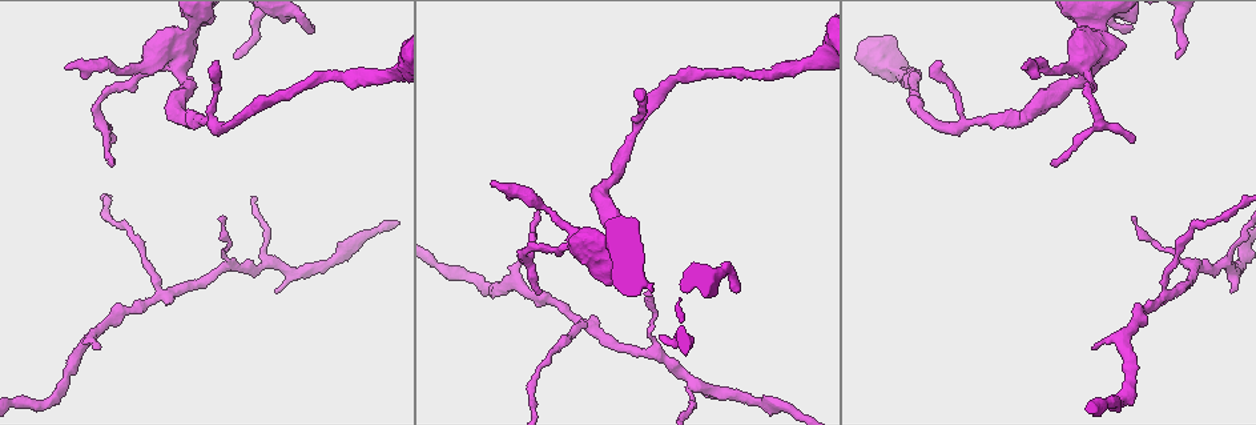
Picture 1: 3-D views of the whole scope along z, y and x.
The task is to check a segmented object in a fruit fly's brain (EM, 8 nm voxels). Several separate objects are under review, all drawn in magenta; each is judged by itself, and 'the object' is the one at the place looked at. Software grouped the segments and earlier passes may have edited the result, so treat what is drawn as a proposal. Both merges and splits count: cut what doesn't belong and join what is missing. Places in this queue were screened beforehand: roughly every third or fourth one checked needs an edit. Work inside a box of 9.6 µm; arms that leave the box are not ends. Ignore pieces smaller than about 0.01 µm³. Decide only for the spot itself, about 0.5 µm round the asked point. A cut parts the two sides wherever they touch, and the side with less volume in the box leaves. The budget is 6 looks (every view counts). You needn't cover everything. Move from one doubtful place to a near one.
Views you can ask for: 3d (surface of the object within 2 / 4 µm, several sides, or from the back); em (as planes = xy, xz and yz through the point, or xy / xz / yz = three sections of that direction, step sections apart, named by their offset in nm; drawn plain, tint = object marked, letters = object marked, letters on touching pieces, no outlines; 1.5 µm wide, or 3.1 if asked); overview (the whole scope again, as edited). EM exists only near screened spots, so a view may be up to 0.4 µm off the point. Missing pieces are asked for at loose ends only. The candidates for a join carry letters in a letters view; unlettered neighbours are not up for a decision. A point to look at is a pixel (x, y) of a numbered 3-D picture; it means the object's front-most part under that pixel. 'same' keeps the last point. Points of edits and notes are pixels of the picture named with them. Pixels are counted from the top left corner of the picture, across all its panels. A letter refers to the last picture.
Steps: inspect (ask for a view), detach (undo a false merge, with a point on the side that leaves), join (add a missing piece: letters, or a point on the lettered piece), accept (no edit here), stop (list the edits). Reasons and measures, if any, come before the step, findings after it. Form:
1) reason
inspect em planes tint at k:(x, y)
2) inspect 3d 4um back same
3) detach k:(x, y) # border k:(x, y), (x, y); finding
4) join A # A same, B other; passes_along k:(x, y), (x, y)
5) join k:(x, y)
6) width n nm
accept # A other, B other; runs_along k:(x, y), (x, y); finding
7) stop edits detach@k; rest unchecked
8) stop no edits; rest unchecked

thick end
inspect em planes letters at 1:(710, 295)

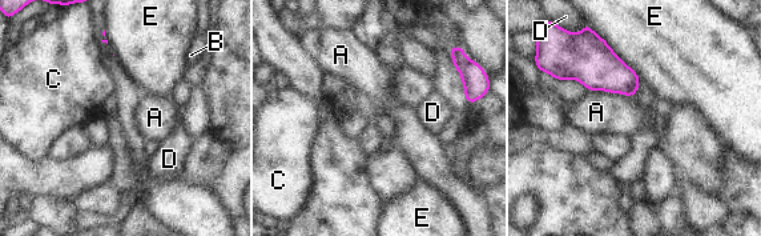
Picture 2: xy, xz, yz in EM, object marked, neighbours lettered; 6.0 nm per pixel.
width 220 nm
accept # A other, B other, C other, D other, E other; border 2:(77, 2), (87, 3); none of them fits

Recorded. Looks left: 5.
free end
inspect 3d 4um at 1:(937, 60)

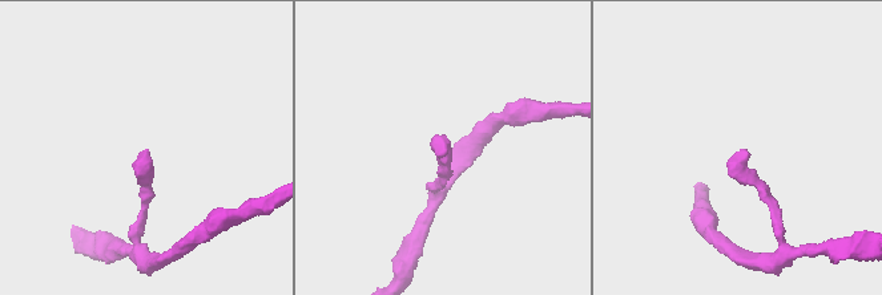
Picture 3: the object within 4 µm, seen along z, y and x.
inspect em planes letters at 3:(148, 149)

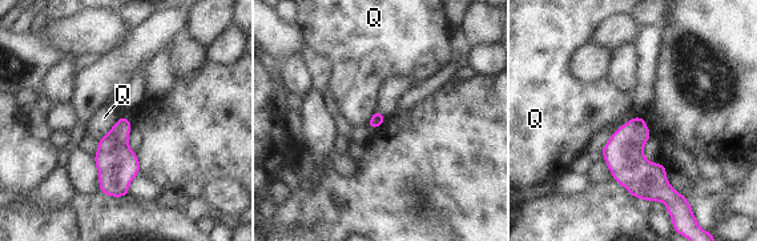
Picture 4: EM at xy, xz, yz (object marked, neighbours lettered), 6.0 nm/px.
accept # Q other; border 4:(120, 116), (97, 140); none of them fits

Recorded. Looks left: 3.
free end
inspect 3d 2um at 1:(1230, 292)

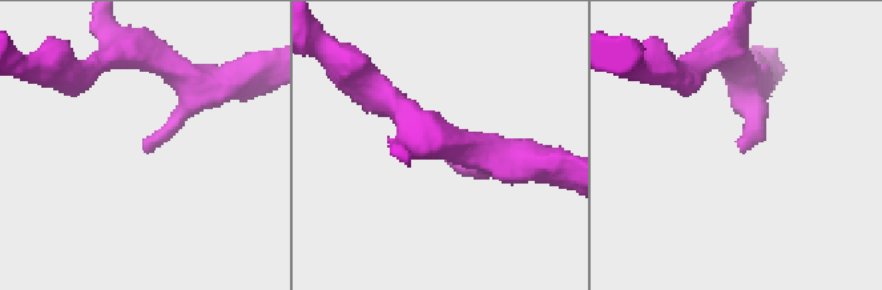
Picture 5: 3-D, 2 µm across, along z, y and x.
shape alone is not enough
inspect em xz step 4 letters at 5:(146, 144)

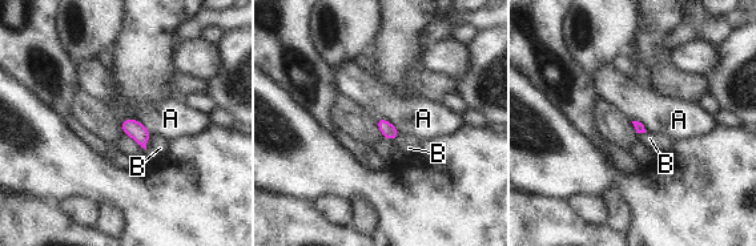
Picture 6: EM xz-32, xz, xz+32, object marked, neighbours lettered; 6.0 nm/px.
inspect em planes letters same

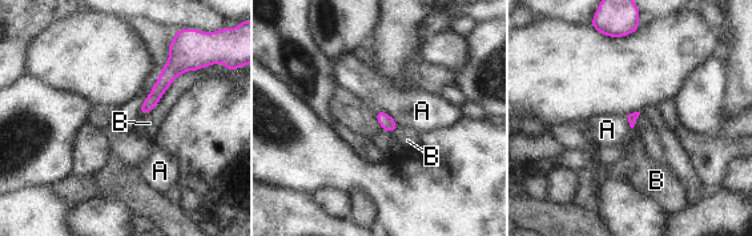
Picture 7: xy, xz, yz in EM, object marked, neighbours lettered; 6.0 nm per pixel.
accept # A other, B other; border 7:(374, 112), (386, 112), (398, 126); none of them fits

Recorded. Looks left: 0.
stop no edits; rest unchecked

